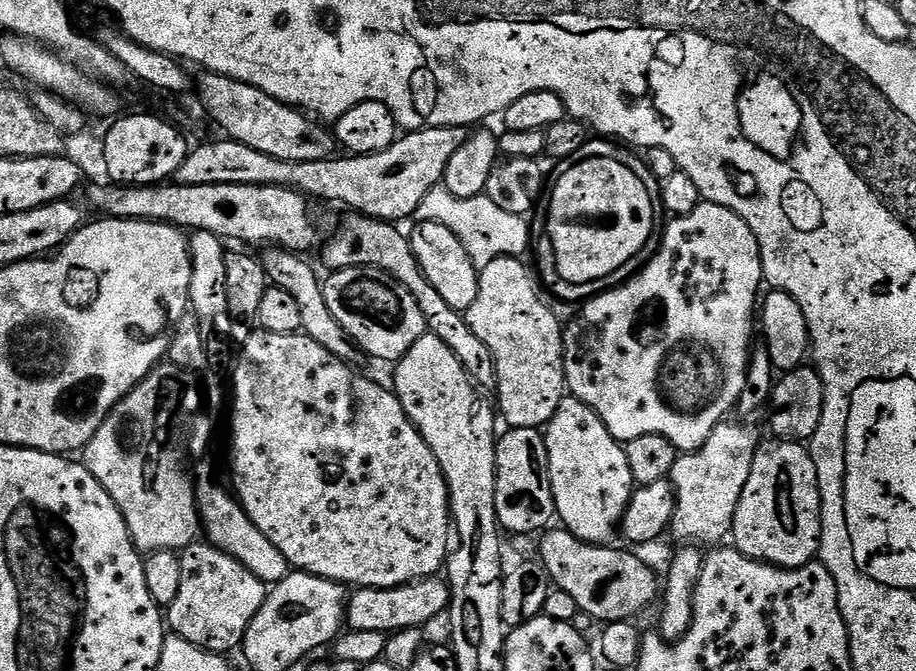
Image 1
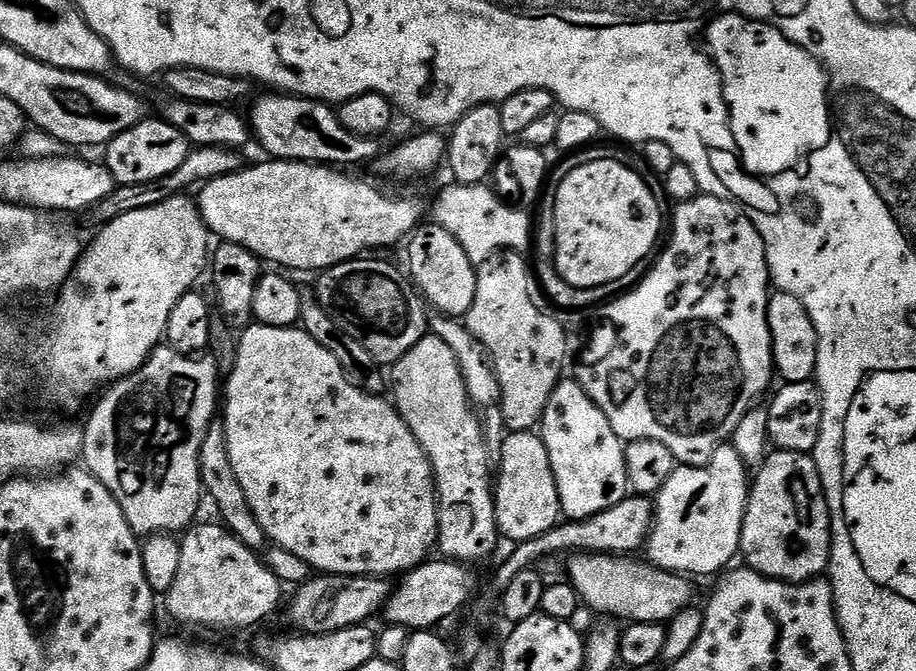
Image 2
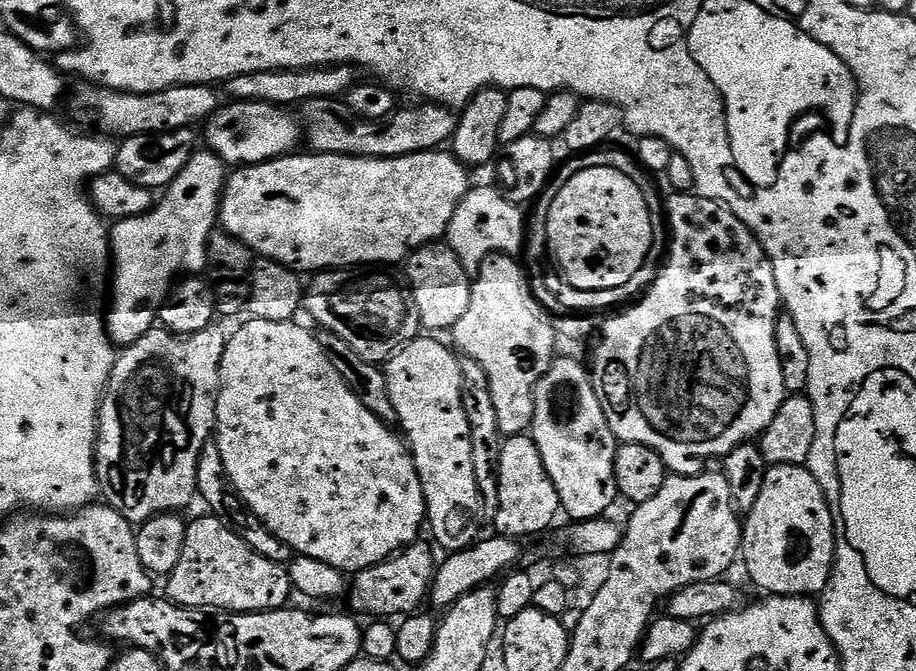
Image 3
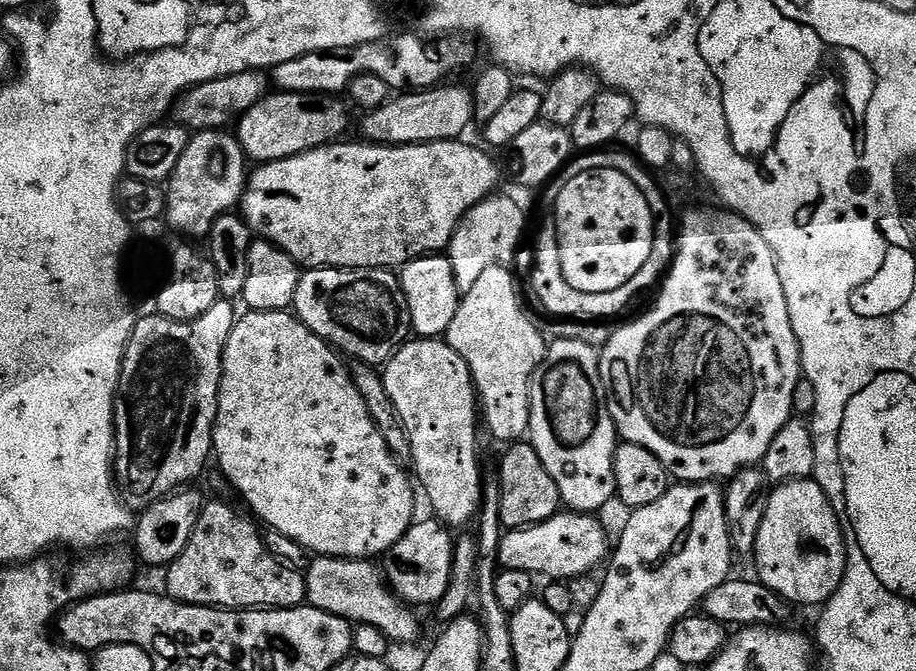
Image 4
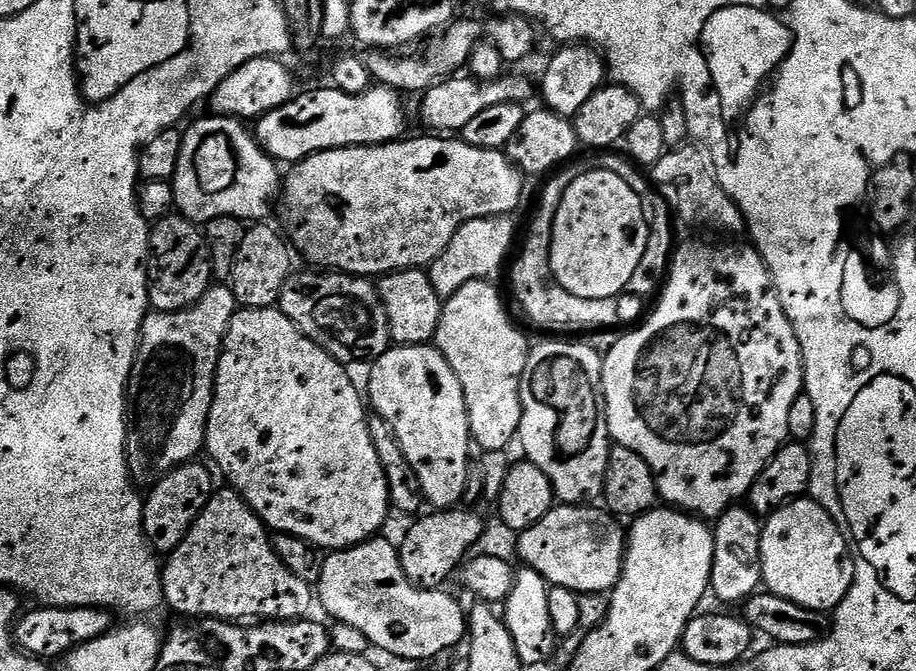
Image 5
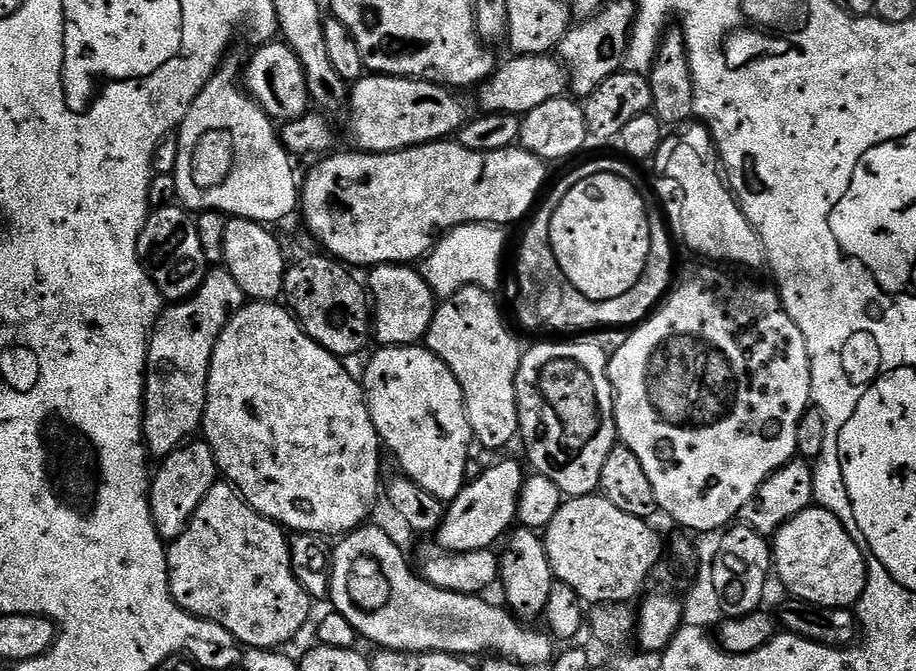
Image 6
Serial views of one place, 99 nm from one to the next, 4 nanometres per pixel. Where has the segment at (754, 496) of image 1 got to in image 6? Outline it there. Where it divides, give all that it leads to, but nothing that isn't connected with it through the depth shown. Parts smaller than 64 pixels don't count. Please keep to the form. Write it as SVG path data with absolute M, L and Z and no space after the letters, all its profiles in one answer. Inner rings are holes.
M813 506L802 510L802 514L794 514L786 526L778 529L771 546L775 579L780 579L788 587L792 595L789 597L806 604L815 604L817 608L852 608L859 604L868 581L868 563L856 540L850 538L843 522L830 510Z

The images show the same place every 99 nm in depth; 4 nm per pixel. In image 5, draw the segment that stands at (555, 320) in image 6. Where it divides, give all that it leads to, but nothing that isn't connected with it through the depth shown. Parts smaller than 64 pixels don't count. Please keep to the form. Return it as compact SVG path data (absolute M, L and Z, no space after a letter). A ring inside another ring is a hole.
M552 174L547 177L548 185L540 192L540 205L536 208L536 213L532 216L532 221L528 224L528 233L524 236L524 245L520 248L520 257L511 265L512 268L512 292L516 295L518 303L524 307L524 312L537 324L540 328L545 328L548 334L572 334L575 328L614 328L621 323L622 317L625 315L626 308L619 299L611 300L591 300L590 298L578 298L578 294L570 294L570 290L566 290L556 280L556 275L552 272L552 223L558 214L558 206L564 197L564 189L566 187L565 177L556 176L560 174ZM608 308L616 308L618 315L608 316Z

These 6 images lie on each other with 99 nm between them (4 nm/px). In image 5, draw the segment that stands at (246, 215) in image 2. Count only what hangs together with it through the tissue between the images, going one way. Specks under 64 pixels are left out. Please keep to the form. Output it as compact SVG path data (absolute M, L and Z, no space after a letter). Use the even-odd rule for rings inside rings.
M424 134L416 136L413 140L401 138L391 144L369 144L366 148L331 148L313 156L307 156L299 164L291 165L292 172L283 177L282 200L284 196L284 220L293 228L291 243L295 251L300 252L308 260L313 260L313 265L324 270L347 272L349 276L363 276L365 278L379 278L389 272L398 272L401 268L419 268L431 266L450 246L450 238L458 234L458 230L466 222L486 218L487 216L506 216L515 213L520 199L524 196L524 183L526 177L507 155L500 150L482 150L478 146L470 146L462 138L445 138L440 134Z

